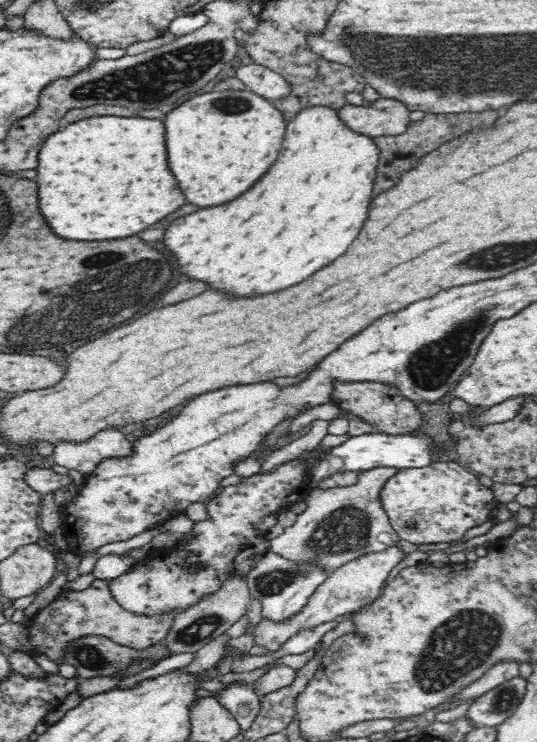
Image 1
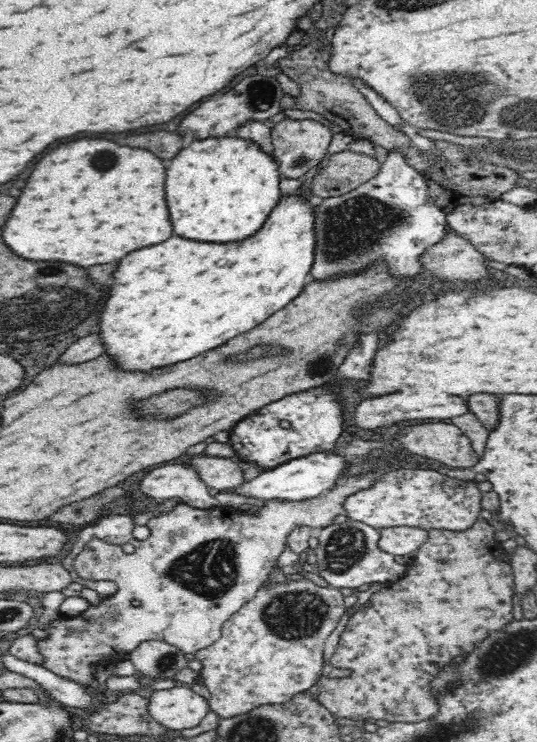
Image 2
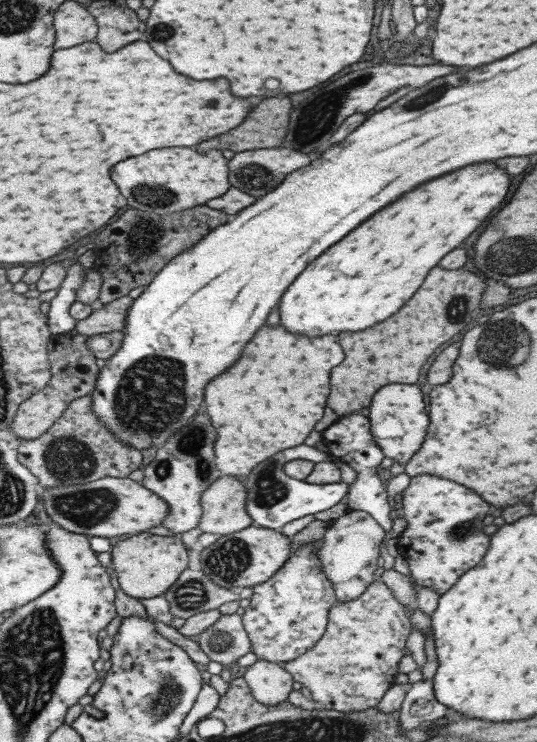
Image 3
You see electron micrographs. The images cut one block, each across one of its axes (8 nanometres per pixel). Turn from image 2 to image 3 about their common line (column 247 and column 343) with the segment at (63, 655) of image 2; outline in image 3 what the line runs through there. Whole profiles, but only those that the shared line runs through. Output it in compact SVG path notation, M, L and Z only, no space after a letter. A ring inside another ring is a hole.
M351 510L328 523L322 545L318 547L318 560L326 578L333 584L337 603L351 602L360 597L374 580L377 580L376 561L380 558L379 545L386 536L382 526L364 510Z

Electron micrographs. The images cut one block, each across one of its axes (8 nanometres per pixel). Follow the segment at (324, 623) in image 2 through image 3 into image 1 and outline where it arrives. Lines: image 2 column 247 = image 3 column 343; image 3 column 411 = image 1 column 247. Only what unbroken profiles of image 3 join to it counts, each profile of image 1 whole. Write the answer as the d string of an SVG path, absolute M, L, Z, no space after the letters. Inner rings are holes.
M396 545L381 550L380 552L369 552L364 556L356 557L354 560L347 562L334 569L319 586L319 588L310 596L310 600L301 608L301 611L294 616L288 617L281 624L270 619L261 619L258 624L248 623L245 630L252 632L254 636L253 644L256 646L264 646L272 652L280 650L282 645L292 638L298 630L302 628L314 628L320 626L325 622L333 621L336 616L347 615L350 612L356 612L360 608L372 604L377 597L381 594L382 584L392 568L405 557Z

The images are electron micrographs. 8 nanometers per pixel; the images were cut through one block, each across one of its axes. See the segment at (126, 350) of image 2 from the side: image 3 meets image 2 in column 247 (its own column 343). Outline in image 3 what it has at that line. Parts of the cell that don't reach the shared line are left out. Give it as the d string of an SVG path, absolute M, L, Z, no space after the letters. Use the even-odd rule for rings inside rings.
M486 162L408 192L310 262L280 299L280 324L288 332L318 338L344 330L360 332L390 318L412 298L442 256L458 248L506 200L508 184L508 174Z

